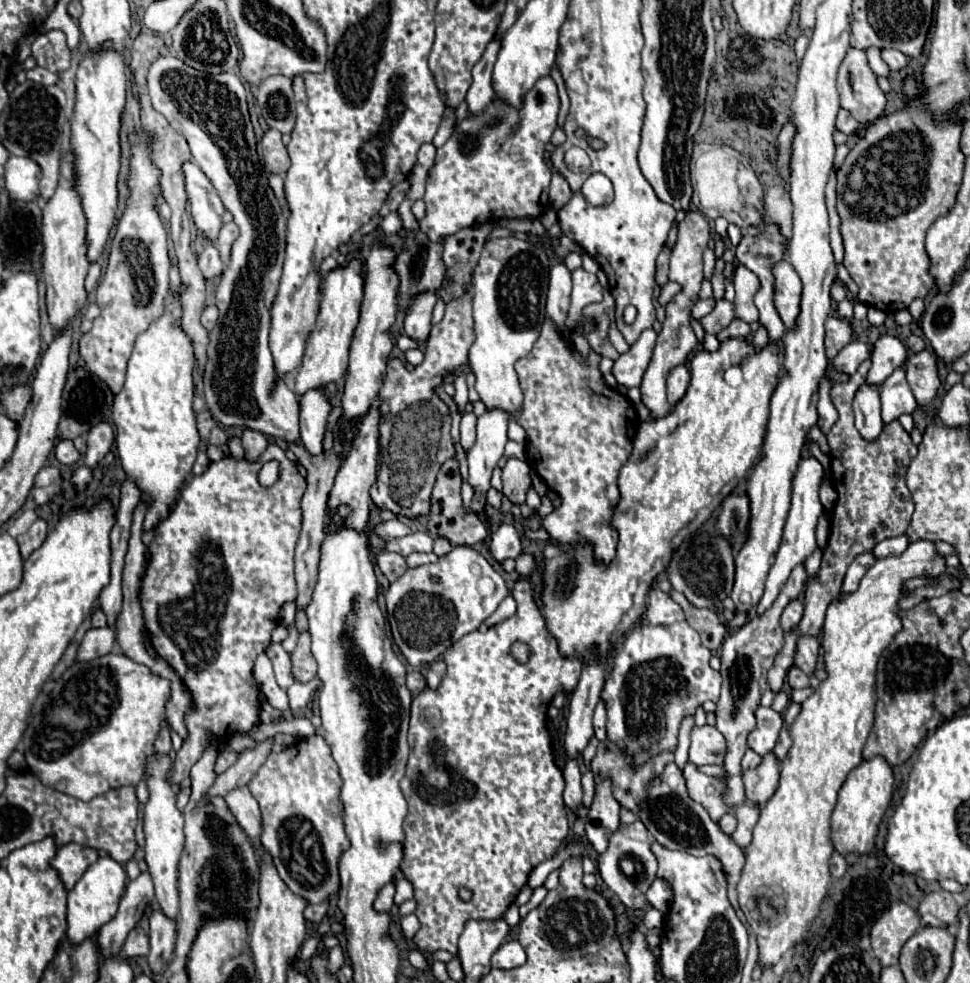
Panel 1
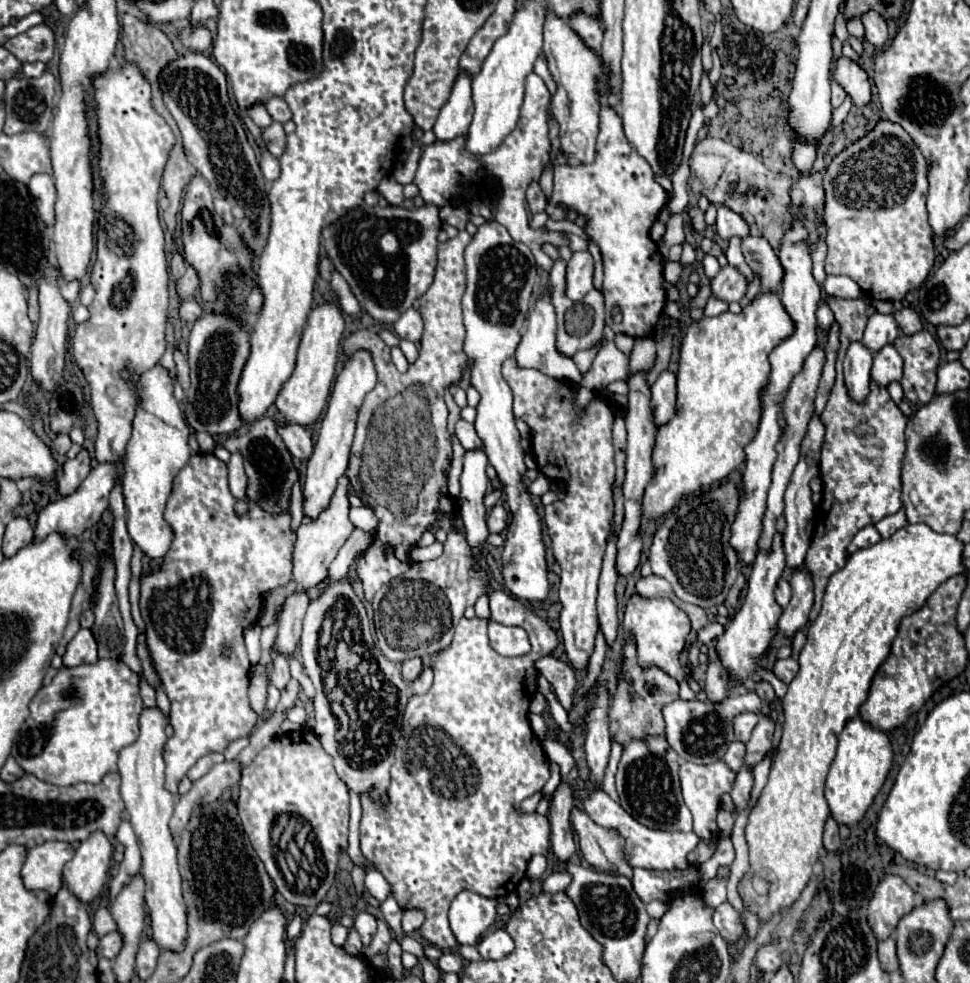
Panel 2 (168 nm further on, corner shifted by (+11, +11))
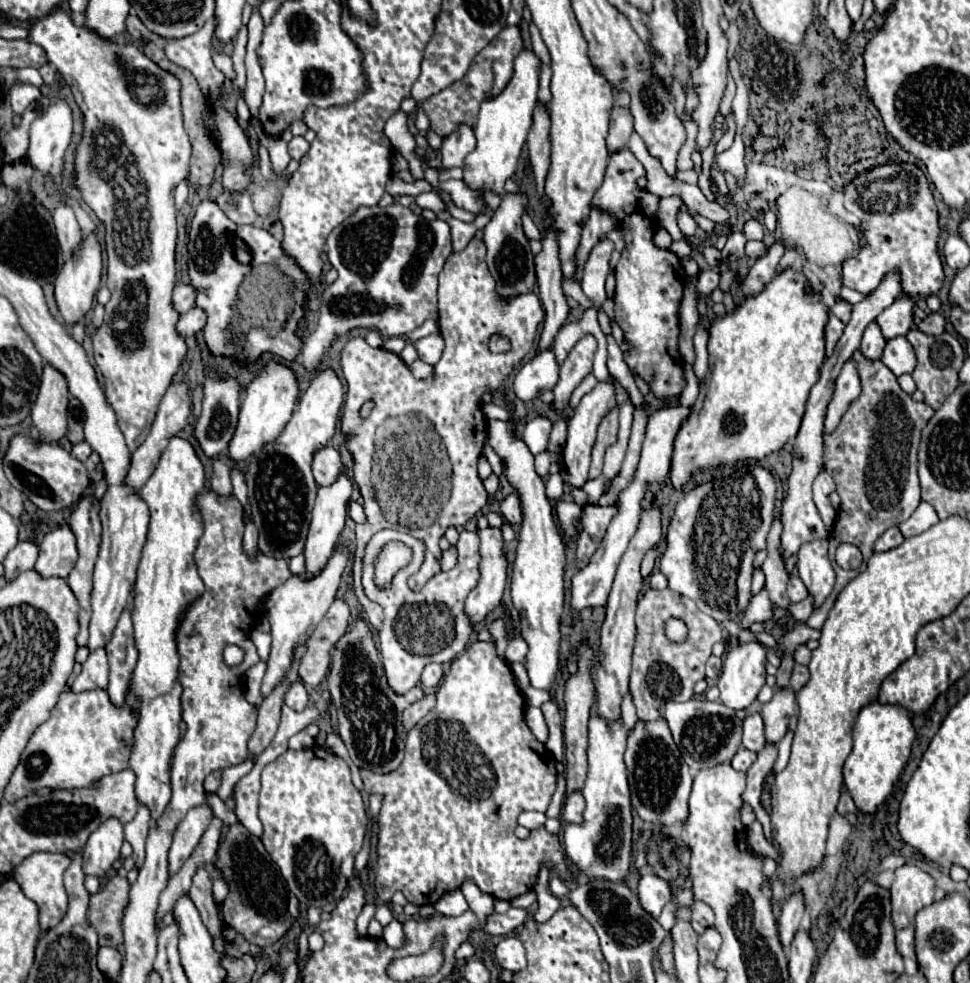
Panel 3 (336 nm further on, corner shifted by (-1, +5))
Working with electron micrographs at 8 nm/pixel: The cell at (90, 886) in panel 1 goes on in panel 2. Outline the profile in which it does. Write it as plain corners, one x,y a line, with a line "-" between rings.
102,830
92,832
78,848
74,858
64,866
64,880
74,896
82,902
98,898
106,886
112,860
112,844

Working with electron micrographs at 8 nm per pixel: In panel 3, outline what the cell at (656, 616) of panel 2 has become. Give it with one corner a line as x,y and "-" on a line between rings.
668,618
668,622
664,624
664,632
668,634
670,642
684,642
684,638
688,638
688,626
682,618

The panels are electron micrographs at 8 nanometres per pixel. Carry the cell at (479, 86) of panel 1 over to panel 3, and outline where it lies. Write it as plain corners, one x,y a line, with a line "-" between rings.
460,124
450,136
442,142
442,170
448,170
452,166
464,166
464,158
468,152
476,148
474,128
468,124

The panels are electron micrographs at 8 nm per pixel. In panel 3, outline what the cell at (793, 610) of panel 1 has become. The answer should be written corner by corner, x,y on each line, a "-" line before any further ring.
792,576
792,578
788,580
788,598
790,598
790,602
792,602
792,604
802,602
806,596
808,596
808,590
806,590
804,582
802,582
798,576

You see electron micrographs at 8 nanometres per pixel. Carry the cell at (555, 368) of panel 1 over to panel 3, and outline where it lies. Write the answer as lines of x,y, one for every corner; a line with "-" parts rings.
586,504
580,514
580,530
576,534
576,568
582,570
588,564
588,558
600,548
600,542
606,534
608,522
616,516
616,504
598,506

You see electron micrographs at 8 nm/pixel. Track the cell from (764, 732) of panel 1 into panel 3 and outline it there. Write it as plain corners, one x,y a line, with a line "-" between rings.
752,714
744,720
744,736
742,736
742,746
752,750
752,752
760,752
766,746
764,740
764,726
762,726
762,718
760,714

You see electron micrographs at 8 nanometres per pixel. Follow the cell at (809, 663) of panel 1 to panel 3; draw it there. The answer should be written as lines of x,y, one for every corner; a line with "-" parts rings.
828,540
802,544
796,566
808,594
814,598
814,608
820,608
834,588
834,570
828,560

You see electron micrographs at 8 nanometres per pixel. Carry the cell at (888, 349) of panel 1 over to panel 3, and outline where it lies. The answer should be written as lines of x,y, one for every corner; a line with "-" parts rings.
900,296
900,298
894,300
892,306
888,306
876,318
876,322
878,322
886,340
908,334
908,330
912,326
912,308
914,308
914,300
908,298
908,296

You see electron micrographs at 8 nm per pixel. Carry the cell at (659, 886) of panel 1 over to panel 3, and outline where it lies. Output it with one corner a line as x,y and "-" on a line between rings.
652,872
642,874
642,878
638,882
638,898
640,898
640,904
652,916
658,916
660,910
664,908
664,904
670,902
670,898
672,898
672,886
664,878
656,878
656,874
652,874

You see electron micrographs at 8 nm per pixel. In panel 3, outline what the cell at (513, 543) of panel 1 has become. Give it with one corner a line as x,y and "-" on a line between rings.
510,494
504,502
502,502
502,516
506,518
506,522
512,526
514,532
518,532
520,522
522,522
522,510
520,510
520,500
516,494

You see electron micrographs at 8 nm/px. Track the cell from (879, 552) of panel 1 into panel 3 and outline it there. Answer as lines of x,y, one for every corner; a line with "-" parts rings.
920,502
920,506
914,510
914,514
906,522
902,522
898,528
904,538
910,538
910,536
916,536
916,534
928,530
936,522
938,522
938,516
936,516
934,508
928,502

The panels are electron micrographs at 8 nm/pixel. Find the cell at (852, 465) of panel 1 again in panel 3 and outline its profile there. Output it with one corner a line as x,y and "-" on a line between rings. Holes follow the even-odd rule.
854,352
854,358
856,358
856,366
860,366
860,384
862,384
862,394
850,404
850,408
848,408
848,412
842,416
842,420
840,420
840,424
838,424
838,428
830,434
830,436
824,436
824,468
826,468
826,472
834,478
834,482
836,482
836,492
838,492
838,496
840,496
840,500
842,500
842,504
840,504
840,510
838,510
838,516
836,516
836,522
834,522
834,526
832,526
832,532
830,532
830,536
828,536
828,542
830,542
830,548
828,548
828,558
830,558
830,562
832,562
832,568
834,568
834,572
836,572
836,586
834,586
834,590
832,590
832,594
826,598
826,602
822,604
822,608
818,608
818,610
814,610
812,612
812,616
808,618
808,626
810,628
814,628
814,630
820,630
822,628
822,624
824,624
824,620
828,618
828,612
830,612
830,608
834,606
834,602
836,602
836,596
840,594
840,590
852,580
852,578
856,578
860,572
864,572
864,564
866,564
866,560
872,556
872,544
874,544
874,540
884,532
884,530
888,530
888,528
892,528
892,526
898,526
900,522
904,522
904,520
908,520
910,518
910,514
918,508
918,504
920,504
920,484
918,484
918,474
916,474
916,452
918,452
918,442
920,442
920,432
922,432
922,428
926,426
926,422
932,418
932,414
934,414
934,410
928,406
928,404
924,404
924,402
914,402
900,386
898,386
898,380
896,380
896,376
882,364
882,362
870,362
870,360
866,360
860,352
-
868,494
878,494
878,508
872,504
872,500
870,500
870,496
-
842,542
852,542
854,546
858,546
860,548
860,552
862,552
862,556
864,556
864,562
862,562
862,566
858,568
858,570
842,570
838,564
836,564
836,560
834,560
834,552
836,552
836,548
842,544

